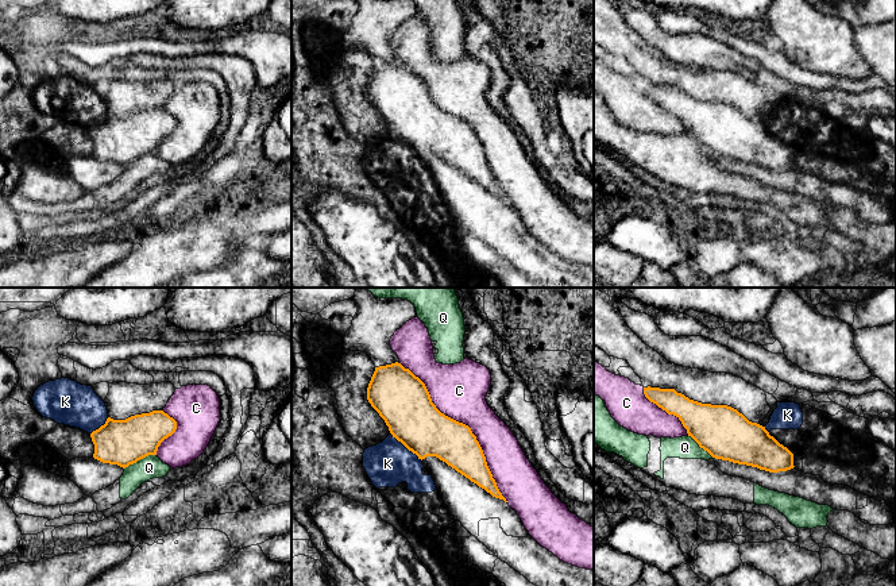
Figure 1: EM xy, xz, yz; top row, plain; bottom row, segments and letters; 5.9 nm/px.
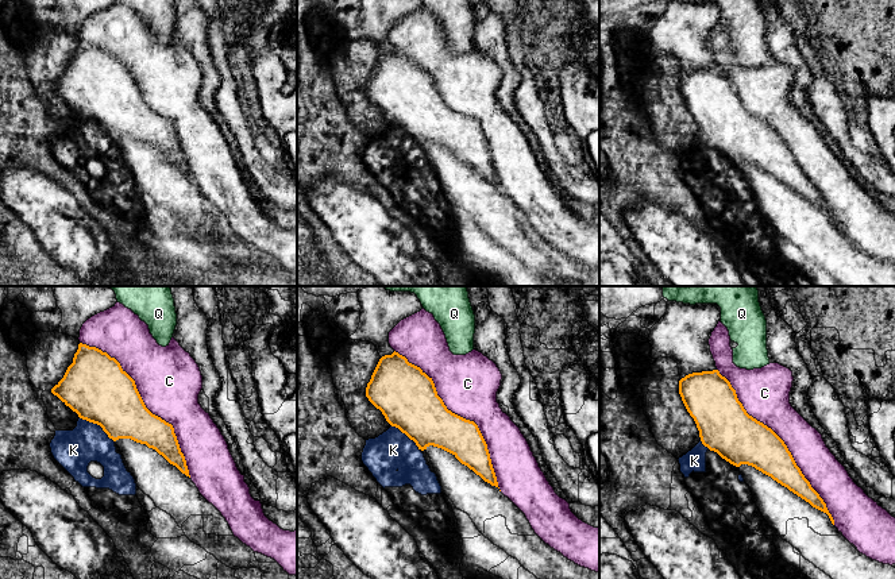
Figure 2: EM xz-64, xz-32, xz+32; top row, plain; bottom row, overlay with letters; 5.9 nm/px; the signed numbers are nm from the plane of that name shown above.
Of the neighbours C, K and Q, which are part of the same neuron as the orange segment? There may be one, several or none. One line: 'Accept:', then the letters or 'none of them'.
Accept: none of them

